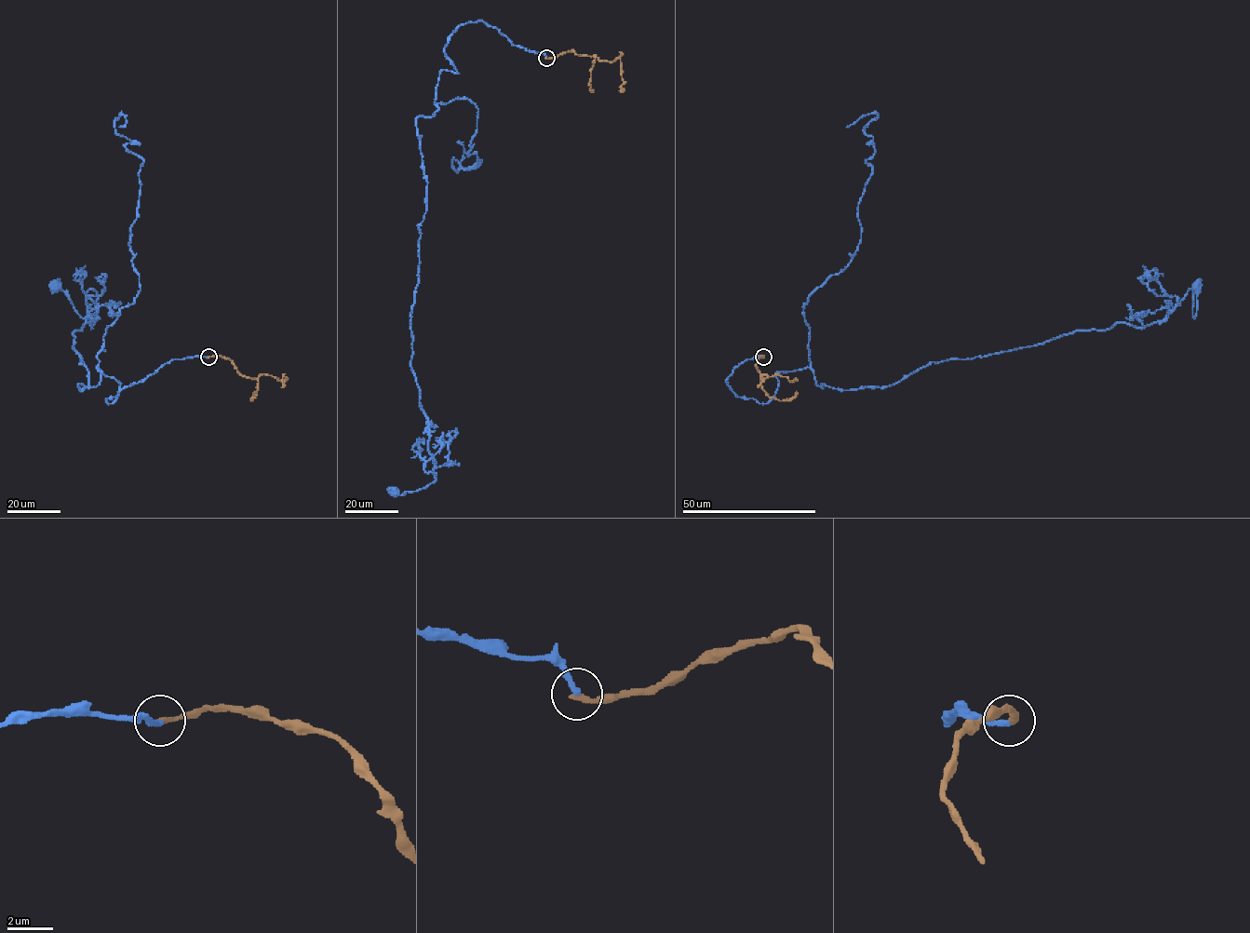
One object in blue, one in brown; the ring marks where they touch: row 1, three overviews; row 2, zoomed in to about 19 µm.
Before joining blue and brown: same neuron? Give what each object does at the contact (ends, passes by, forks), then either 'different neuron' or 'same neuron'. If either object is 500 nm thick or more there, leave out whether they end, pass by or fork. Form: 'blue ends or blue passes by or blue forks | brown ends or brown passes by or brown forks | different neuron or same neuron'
blue ends | brown ends | different neuron

